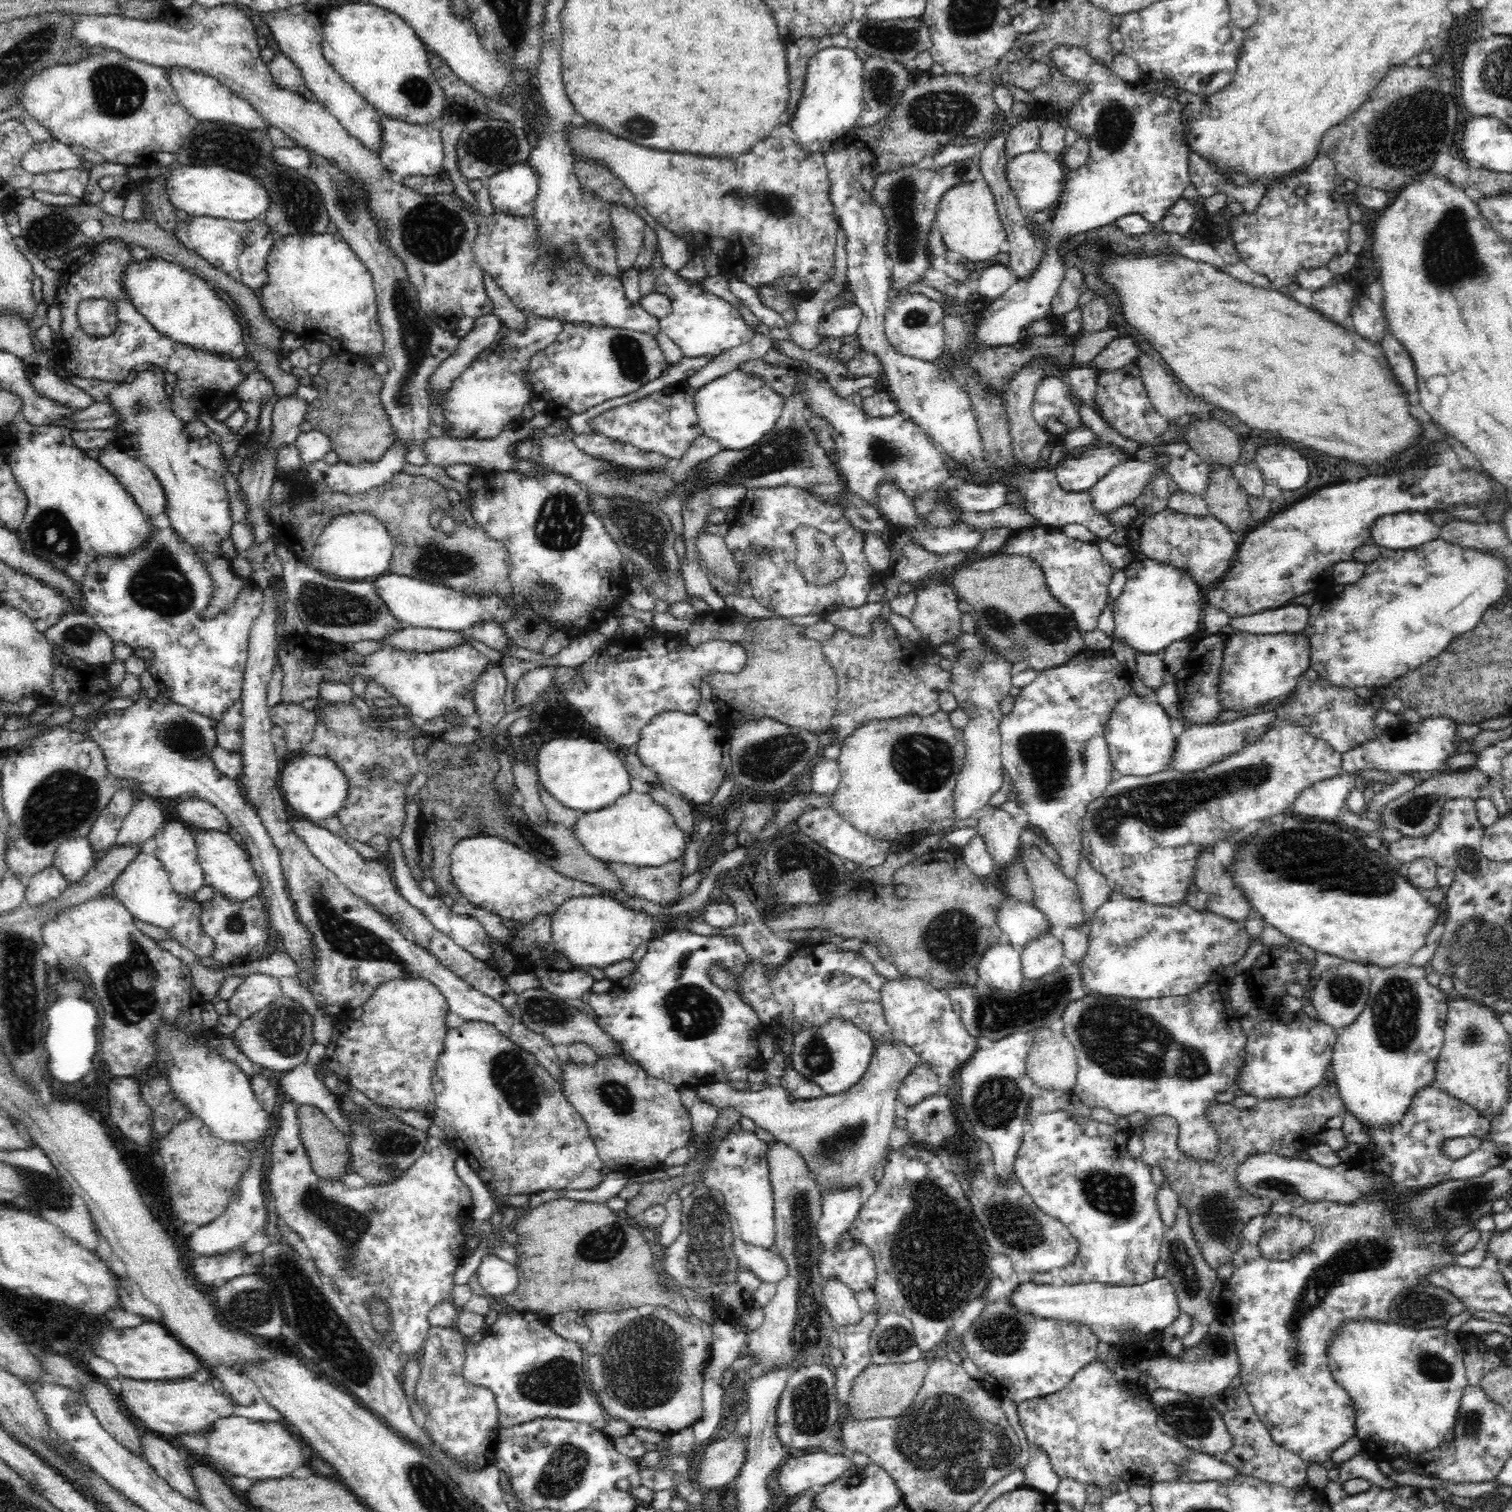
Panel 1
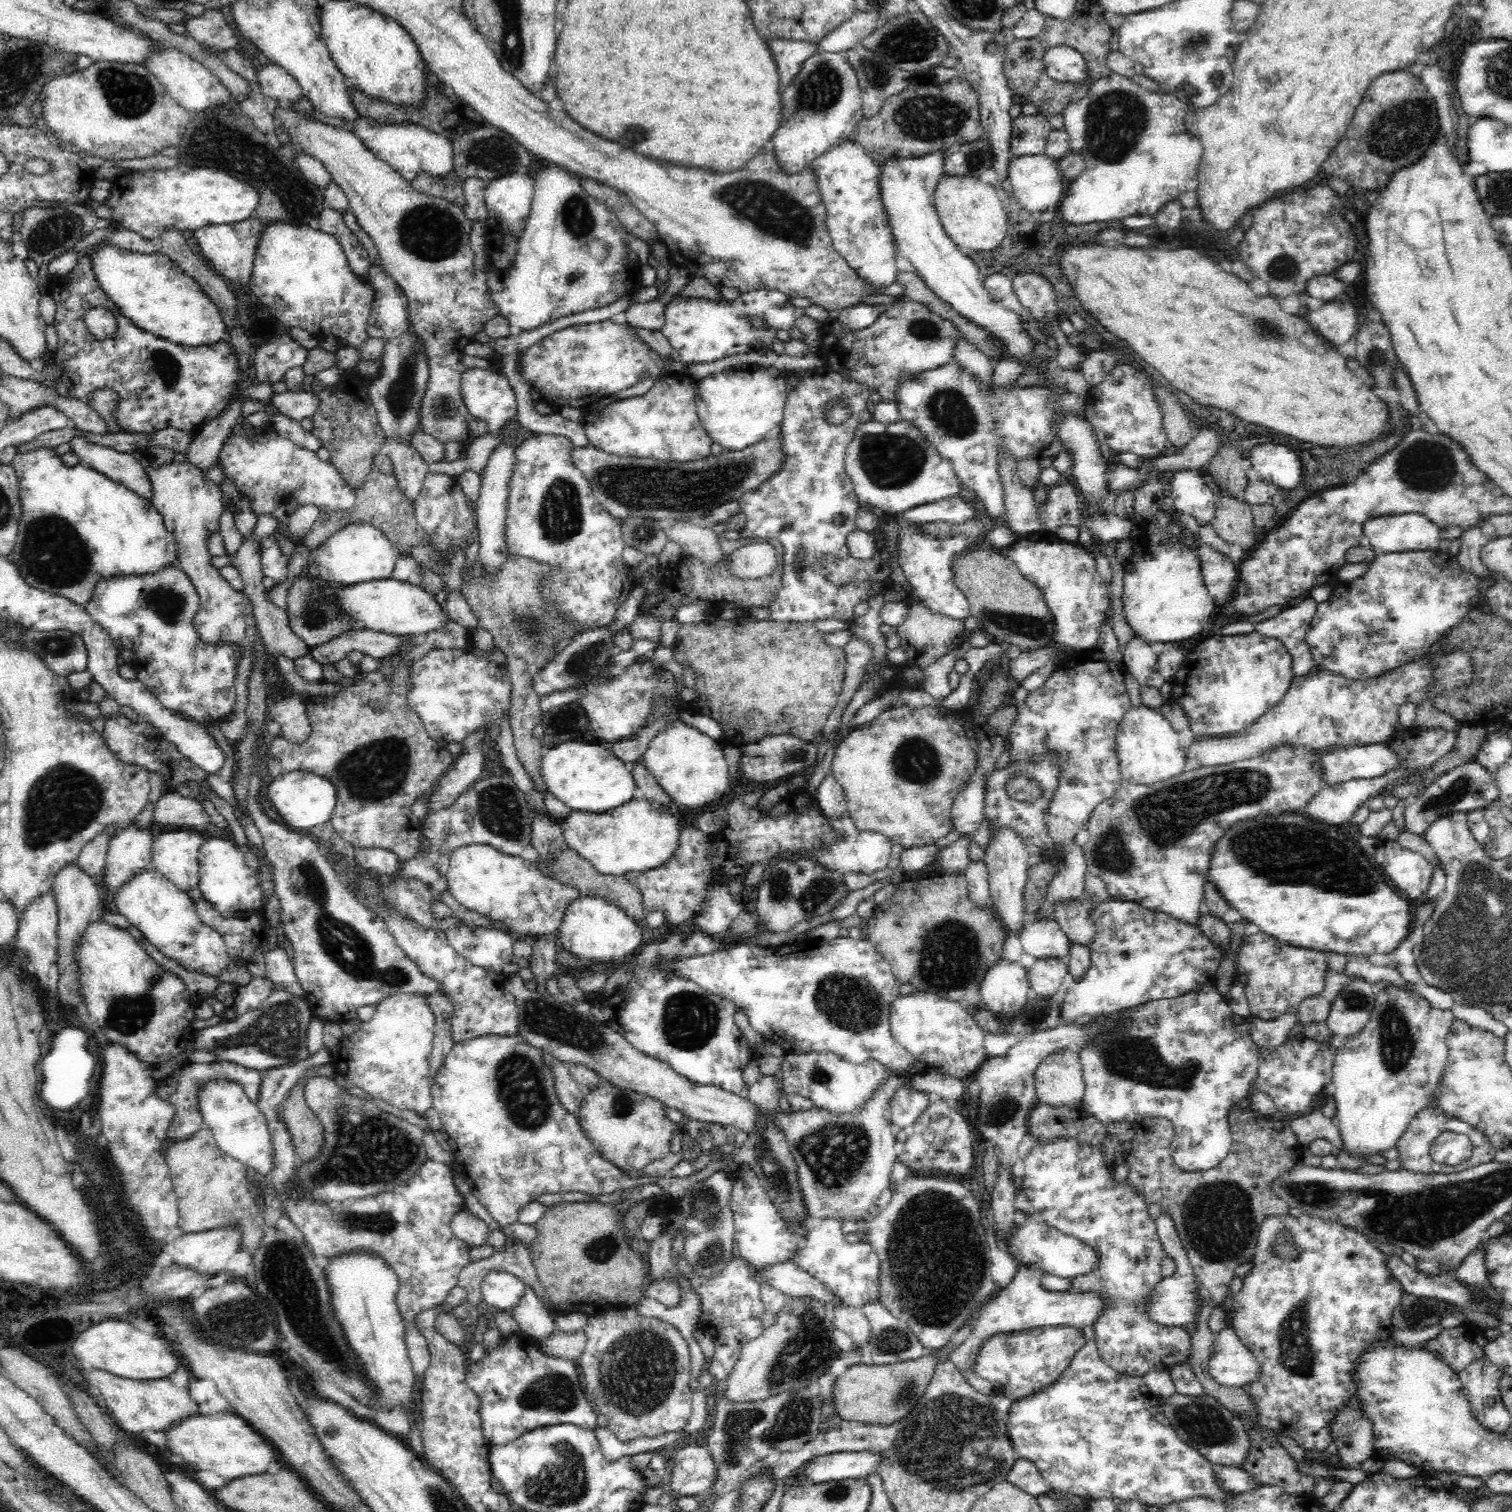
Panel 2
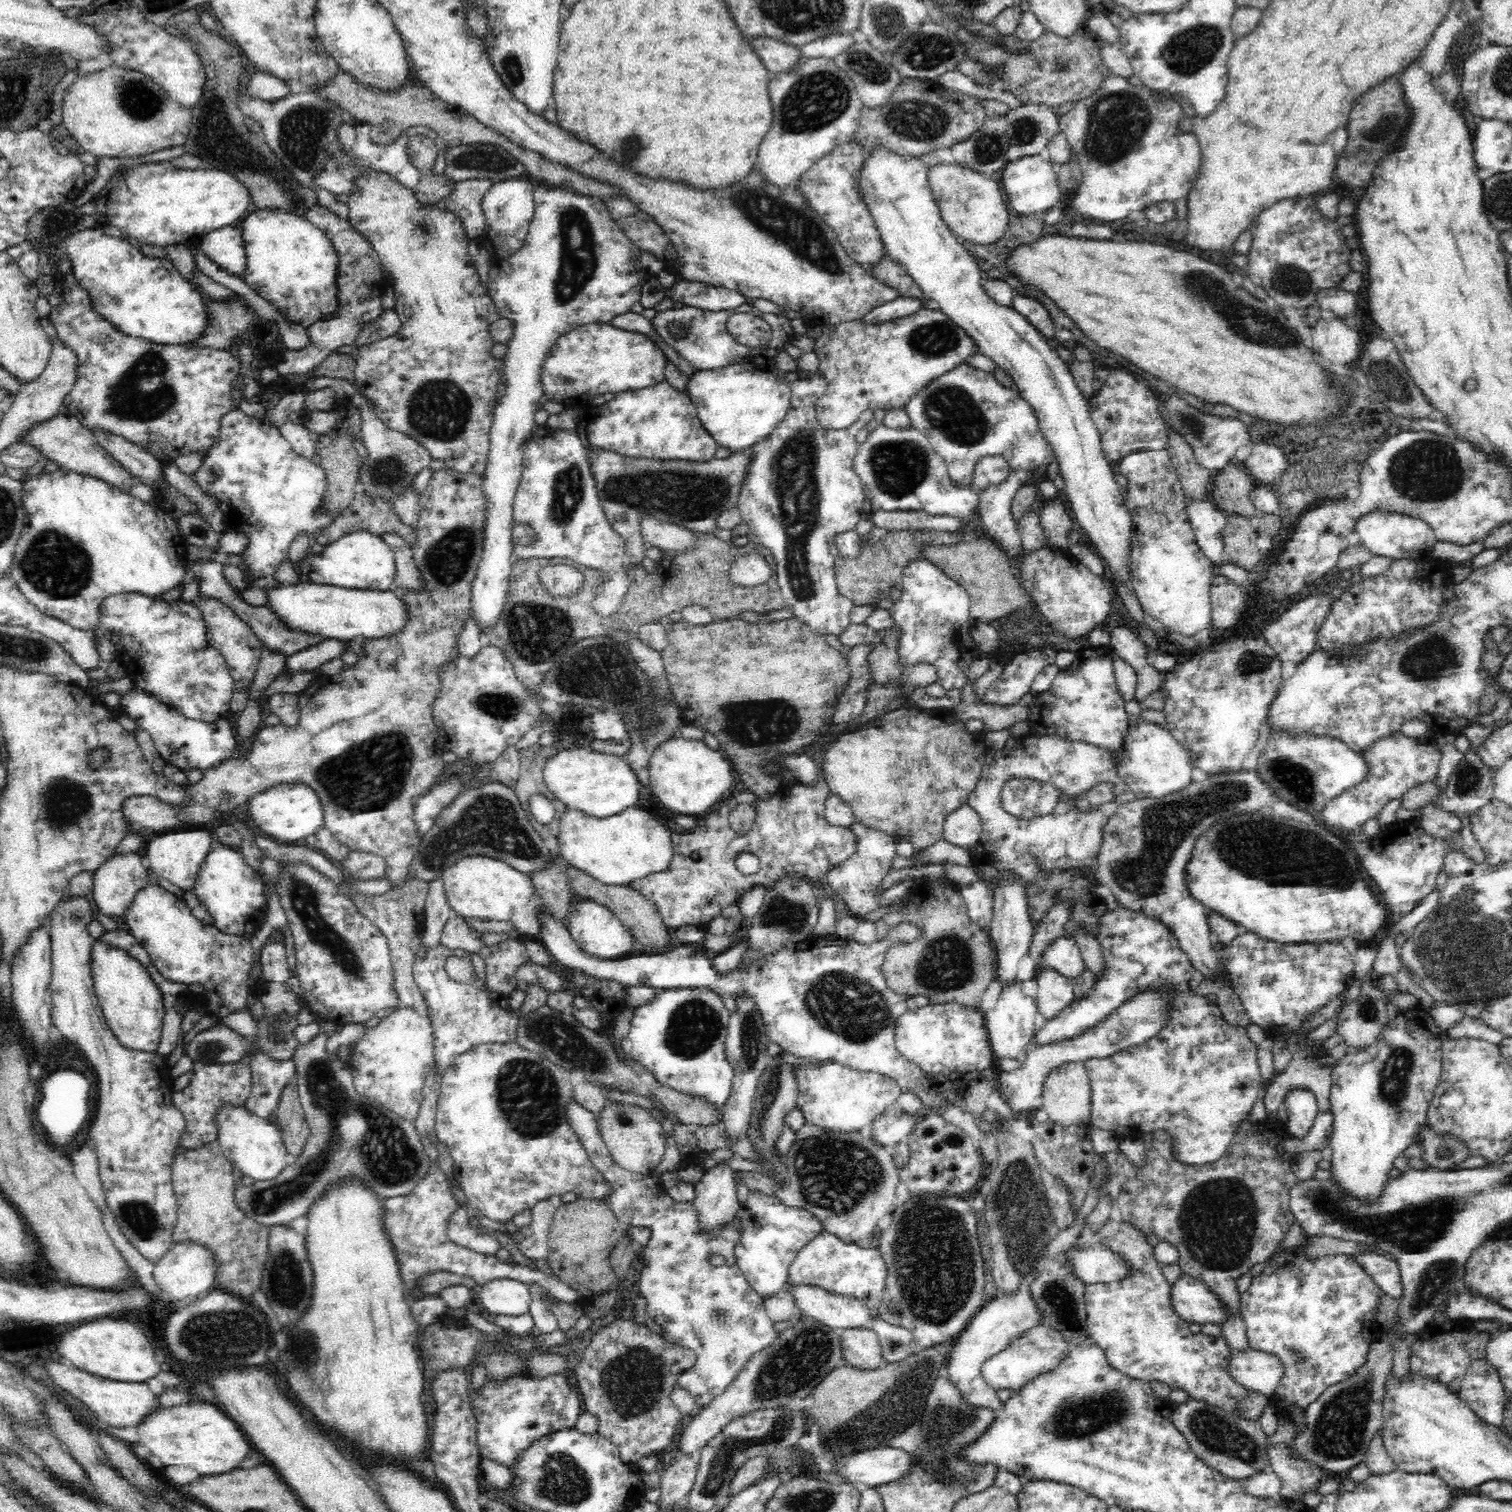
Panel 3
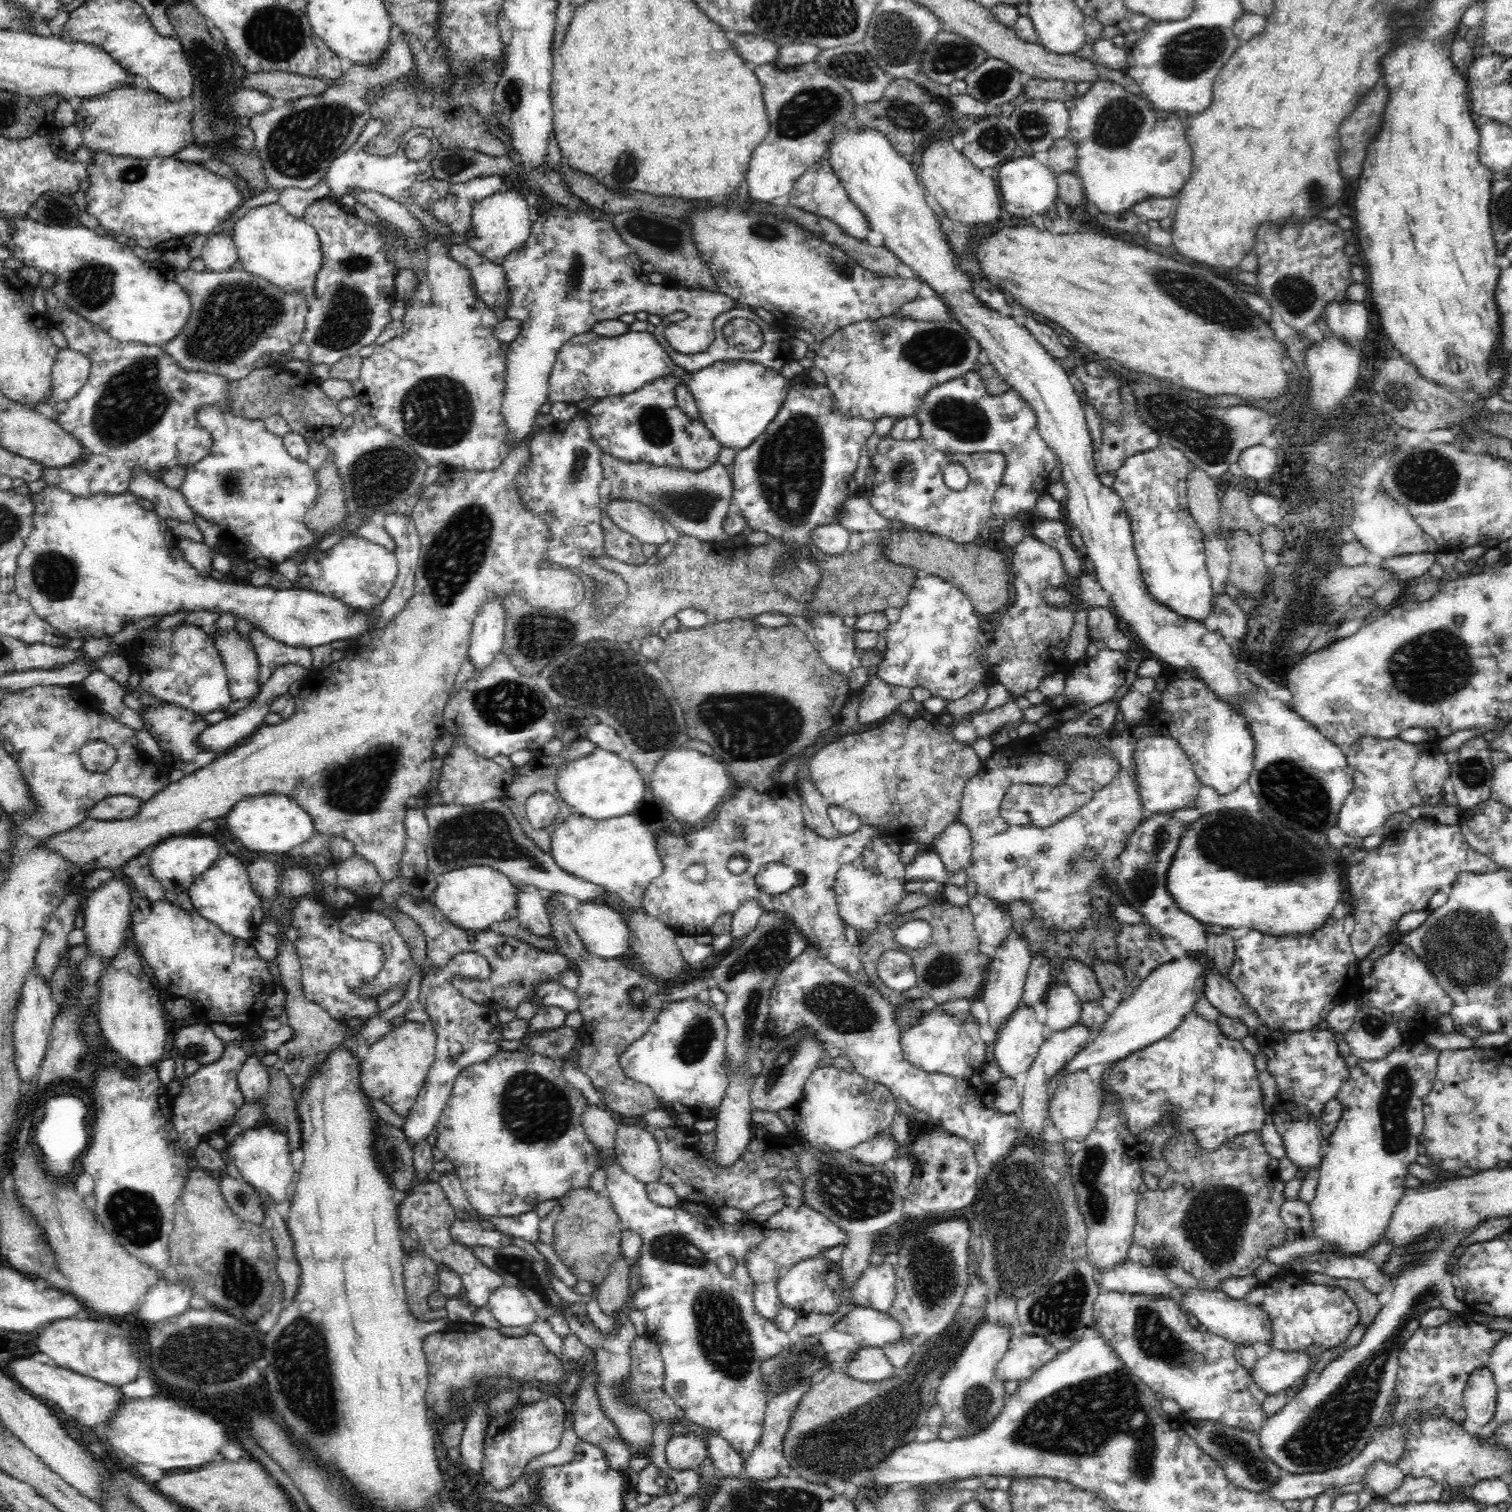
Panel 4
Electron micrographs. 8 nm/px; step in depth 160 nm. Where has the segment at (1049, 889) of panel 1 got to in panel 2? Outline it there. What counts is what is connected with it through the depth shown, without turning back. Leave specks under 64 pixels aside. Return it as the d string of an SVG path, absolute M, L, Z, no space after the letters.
M1083 900L1067 901L1054 908L1054 920L1071 942L1079 942L1079 944L1090 947L1095 928L1089 912L1089 907Z

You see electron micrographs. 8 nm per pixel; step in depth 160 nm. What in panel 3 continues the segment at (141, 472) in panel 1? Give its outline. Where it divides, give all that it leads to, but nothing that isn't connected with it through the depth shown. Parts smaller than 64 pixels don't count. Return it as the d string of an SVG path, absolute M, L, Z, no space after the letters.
M59 414L50 422L33 426L24 436L23 442L37 448L43 456L58 463L60 469L76 471L78 474L92 475L108 484L117 486L127 491L128 494L143 500L146 503L154 503L156 495L152 488L134 478L124 467L116 462L116 459L108 454L108 451L100 446L96 435L80 424L80 421L71 415Z

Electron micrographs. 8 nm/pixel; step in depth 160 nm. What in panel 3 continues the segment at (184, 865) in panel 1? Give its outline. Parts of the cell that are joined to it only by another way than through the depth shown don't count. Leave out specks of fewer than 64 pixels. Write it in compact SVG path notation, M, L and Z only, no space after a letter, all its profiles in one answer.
M190 830L190 832L162 832L154 834L144 845L145 860L148 861L148 869L156 878L164 878L182 889L190 891L195 887L198 872L206 854L212 850L212 834L206 830Z

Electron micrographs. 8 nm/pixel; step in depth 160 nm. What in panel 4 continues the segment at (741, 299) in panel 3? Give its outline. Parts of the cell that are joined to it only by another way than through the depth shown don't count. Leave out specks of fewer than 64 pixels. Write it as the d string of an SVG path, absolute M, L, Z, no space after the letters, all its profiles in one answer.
M537 199L536 211L533 215L533 222L531 226L530 236L526 239L524 246L521 246L518 250L512 251L504 260L501 262L501 269L505 273L506 281L506 292L509 294L509 306L507 307L506 316L516 321L520 321L521 332L517 336L516 340L505 345L506 348L506 374L505 374L505 386L504 386L504 400L501 402L501 415L505 419L504 426L508 429L508 434L504 434L505 440L504 445L508 445L508 450L515 447L522 438L526 438L528 434L532 433L532 428L537 416L540 414L540 409L545 402L548 402L548 387L549 387L549 376L558 355L560 348L568 342L569 339L575 338L577 335L585 334L589 332L592 326L596 323L605 320L618 319L624 314L635 314L644 311L649 314L658 315L661 318L670 316L670 314L676 313L677 311L684 312L687 316L694 316L694 318L702 318L702 326L704 322L713 322L720 314L724 314L725 311L732 310L735 308L736 300L728 298L726 294L714 291L706 291L690 287L665 287L663 284L651 284L649 281L649 275L644 272L642 268L642 260L639 256L624 242L621 234L615 229L613 221L611 220L610 213L603 212L596 208L578 207L577 210L572 210L571 207L564 206L560 202L553 202L553 200Z

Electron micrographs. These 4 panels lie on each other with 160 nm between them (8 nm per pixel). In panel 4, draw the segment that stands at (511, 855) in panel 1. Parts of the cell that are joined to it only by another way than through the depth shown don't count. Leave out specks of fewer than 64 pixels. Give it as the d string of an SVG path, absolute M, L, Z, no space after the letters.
M474 865L439 874L433 903L462 930L484 930L496 922L516 920L520 885L495 867Z

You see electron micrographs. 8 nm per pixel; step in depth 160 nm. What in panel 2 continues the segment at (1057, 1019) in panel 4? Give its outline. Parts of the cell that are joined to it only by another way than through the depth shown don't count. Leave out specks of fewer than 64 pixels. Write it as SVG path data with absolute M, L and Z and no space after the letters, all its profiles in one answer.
M1058 958L1038 959L1028 970L1030 993L1035 998L1050 1000L1062 986L1068 974L1068 963Z

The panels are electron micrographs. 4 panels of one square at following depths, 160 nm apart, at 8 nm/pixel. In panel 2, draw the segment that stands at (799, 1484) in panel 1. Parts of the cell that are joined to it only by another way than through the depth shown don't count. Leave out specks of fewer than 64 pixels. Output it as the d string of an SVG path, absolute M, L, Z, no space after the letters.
M870 1451L830 1453L811 1460L803 1467L810 1483L820 1484L844 1478L866 1478L879 1474L880 1455Z

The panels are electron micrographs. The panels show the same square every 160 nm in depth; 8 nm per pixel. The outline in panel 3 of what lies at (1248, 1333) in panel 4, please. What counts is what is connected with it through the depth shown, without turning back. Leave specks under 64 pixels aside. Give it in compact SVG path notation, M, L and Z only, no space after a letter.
M1182 1276L1170 1288L1174 1314L1189 1324L1218 1324L1224 1322L1225 1306L1200 1280Z

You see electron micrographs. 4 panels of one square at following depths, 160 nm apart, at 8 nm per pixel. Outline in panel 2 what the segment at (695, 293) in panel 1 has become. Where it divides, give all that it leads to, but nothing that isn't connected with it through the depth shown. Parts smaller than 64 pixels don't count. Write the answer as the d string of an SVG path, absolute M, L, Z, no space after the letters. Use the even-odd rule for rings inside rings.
M767 289L742 293L733 302L681 298L676 294L666 304L666 319L661 332L672 346L671 358L686 366L700 362L716 362L732 354L765 352L771 349L778 330L790 330L795 321L805 314L804 309L791 305L790 300L791 298L782 292ZM750 316L764 318L766 324L752 328Z

